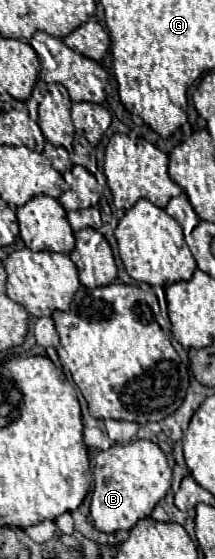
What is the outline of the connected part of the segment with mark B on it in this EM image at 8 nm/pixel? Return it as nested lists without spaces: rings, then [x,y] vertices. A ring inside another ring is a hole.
[[[151,440],[115,444],[105,451],[88,447],[88,452],[94,477],[90,516],[99,532],[113,534],[117,530],[131,530],[137,520],[151,516],[155,504],[165,498],[171,488],[171,468],[167,458]]]

